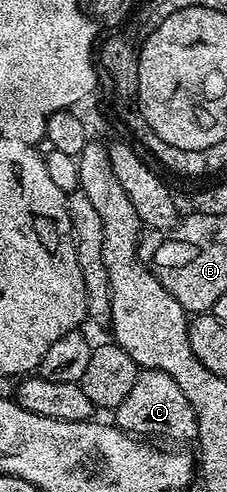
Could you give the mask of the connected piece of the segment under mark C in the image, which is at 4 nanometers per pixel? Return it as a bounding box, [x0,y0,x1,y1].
[114,369,196,443]

